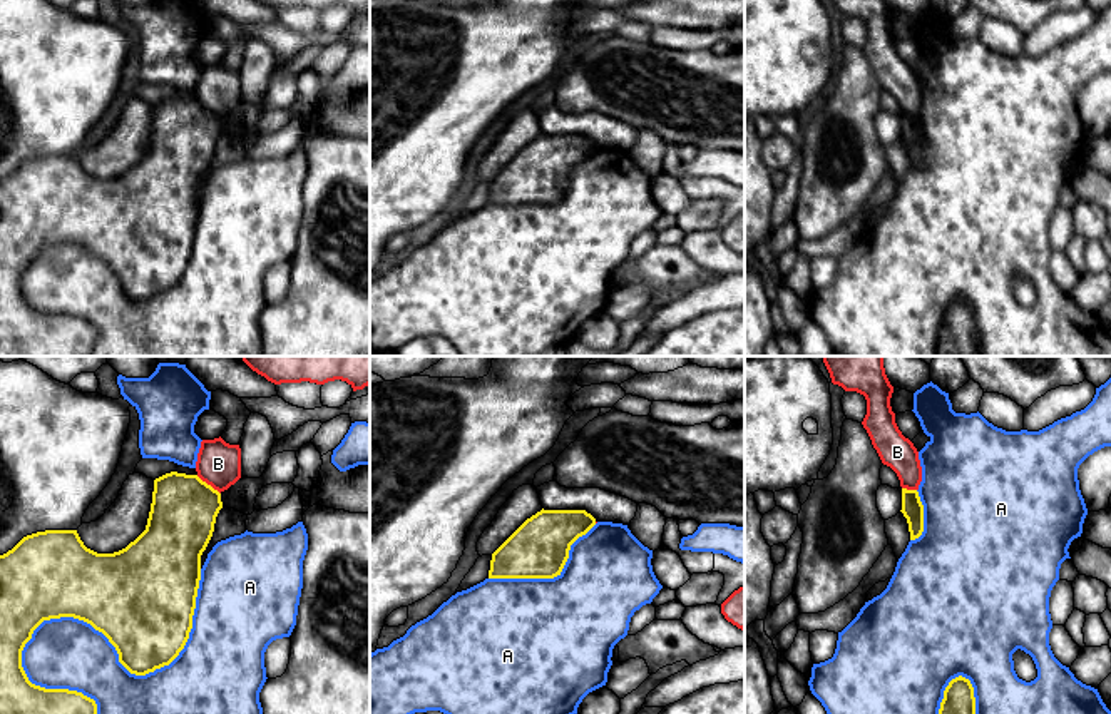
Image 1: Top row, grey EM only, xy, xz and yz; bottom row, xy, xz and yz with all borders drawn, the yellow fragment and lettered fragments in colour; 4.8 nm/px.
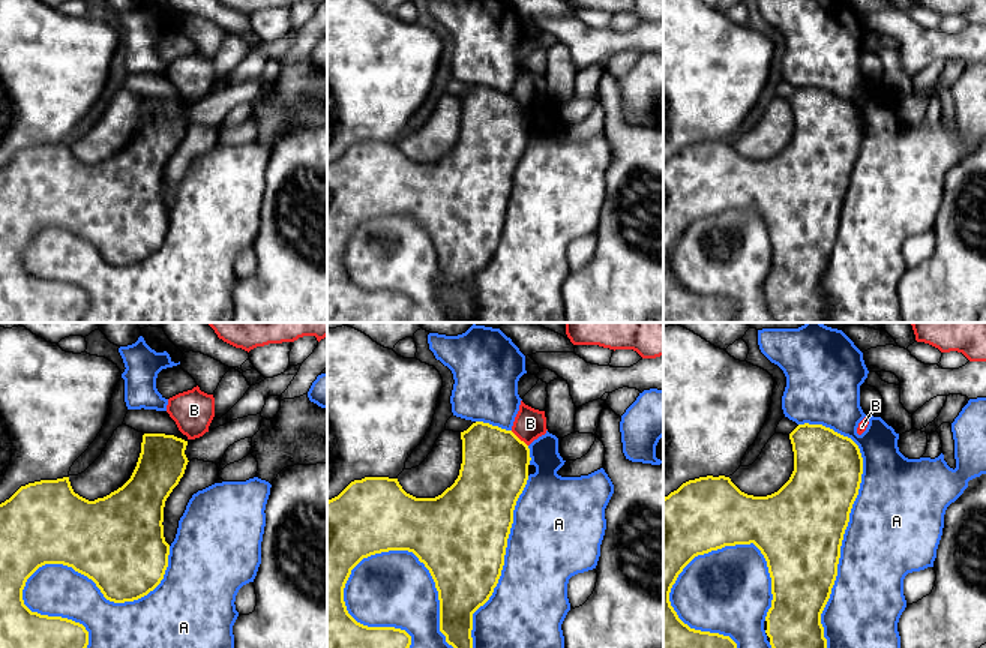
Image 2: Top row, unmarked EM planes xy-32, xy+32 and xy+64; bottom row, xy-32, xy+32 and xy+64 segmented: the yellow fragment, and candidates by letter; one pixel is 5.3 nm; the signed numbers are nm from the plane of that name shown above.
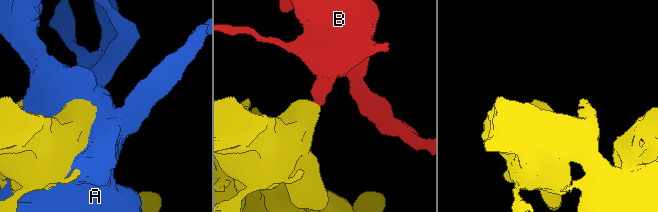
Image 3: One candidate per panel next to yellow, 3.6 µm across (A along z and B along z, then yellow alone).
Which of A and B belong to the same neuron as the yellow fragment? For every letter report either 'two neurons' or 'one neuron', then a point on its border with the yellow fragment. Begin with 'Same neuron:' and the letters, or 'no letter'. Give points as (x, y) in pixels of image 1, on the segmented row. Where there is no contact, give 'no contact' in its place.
Same neuron: no letter
A: two neurons; meets yellow in xy at (119, 661)
B: two neurons; meets yellow in xy at (206, 484)

